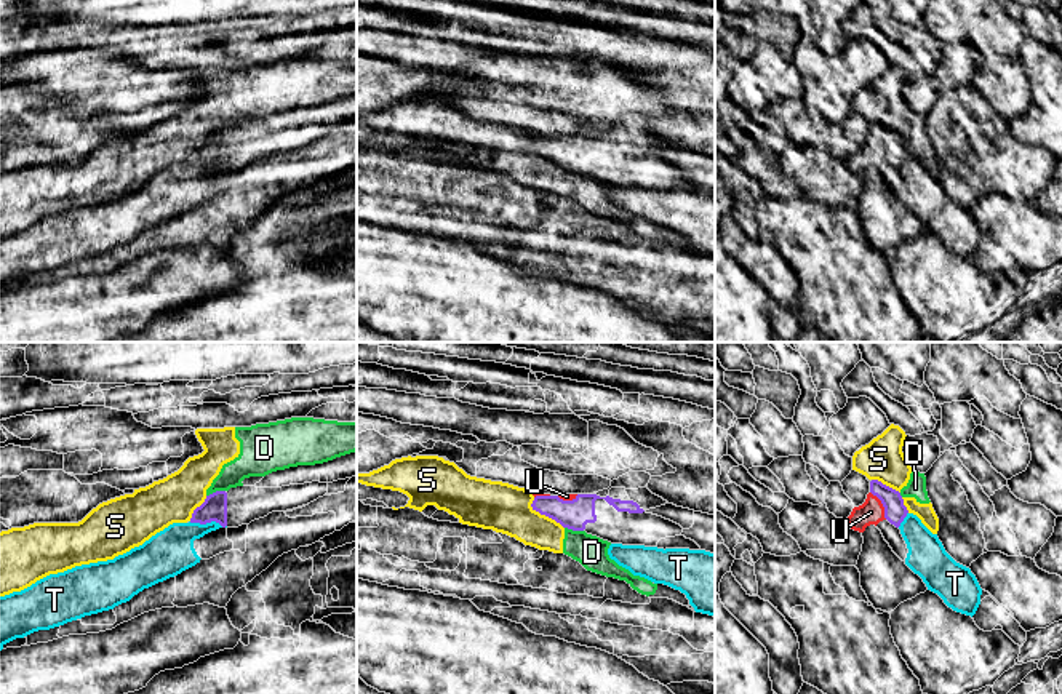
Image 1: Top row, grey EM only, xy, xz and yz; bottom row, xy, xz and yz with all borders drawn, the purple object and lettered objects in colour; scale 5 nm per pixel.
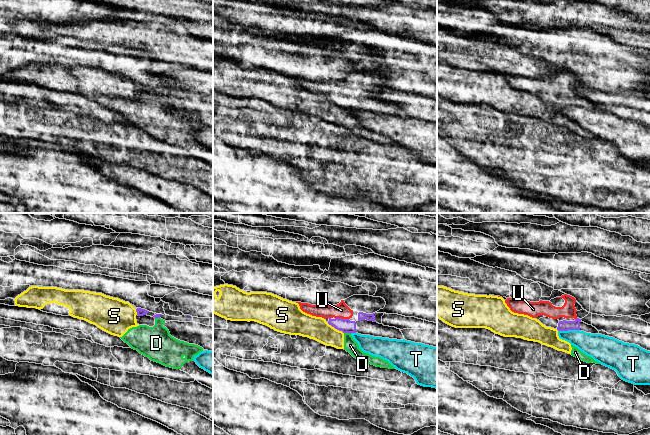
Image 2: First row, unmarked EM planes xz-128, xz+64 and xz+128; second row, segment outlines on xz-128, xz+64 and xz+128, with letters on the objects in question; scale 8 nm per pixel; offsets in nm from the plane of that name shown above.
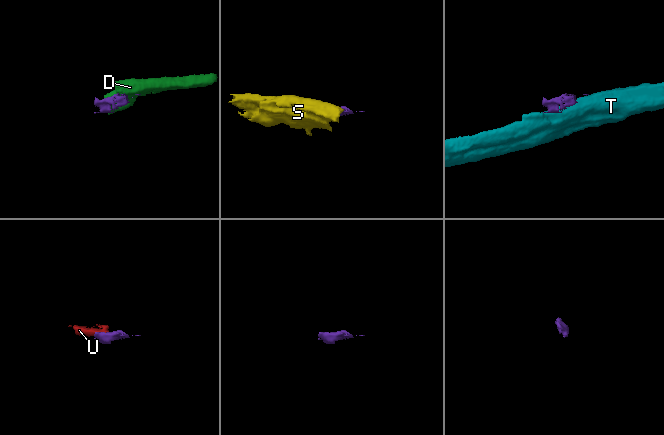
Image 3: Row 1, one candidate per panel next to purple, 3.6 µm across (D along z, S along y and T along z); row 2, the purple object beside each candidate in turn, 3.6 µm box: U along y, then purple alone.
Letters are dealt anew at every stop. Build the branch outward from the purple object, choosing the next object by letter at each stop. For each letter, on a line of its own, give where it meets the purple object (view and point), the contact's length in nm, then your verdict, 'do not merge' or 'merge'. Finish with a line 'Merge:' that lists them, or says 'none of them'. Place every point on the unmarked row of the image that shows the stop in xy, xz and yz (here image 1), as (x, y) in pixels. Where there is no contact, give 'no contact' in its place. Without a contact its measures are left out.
D: xy (216, 133) | 100 nm | do not merge
S: xz (544, 155) | 220 nm | do not merge
T: xy (208, 163) | 190 nm | do not merge
U: yz (883, 147) | 170 nm | merge
Merge: U

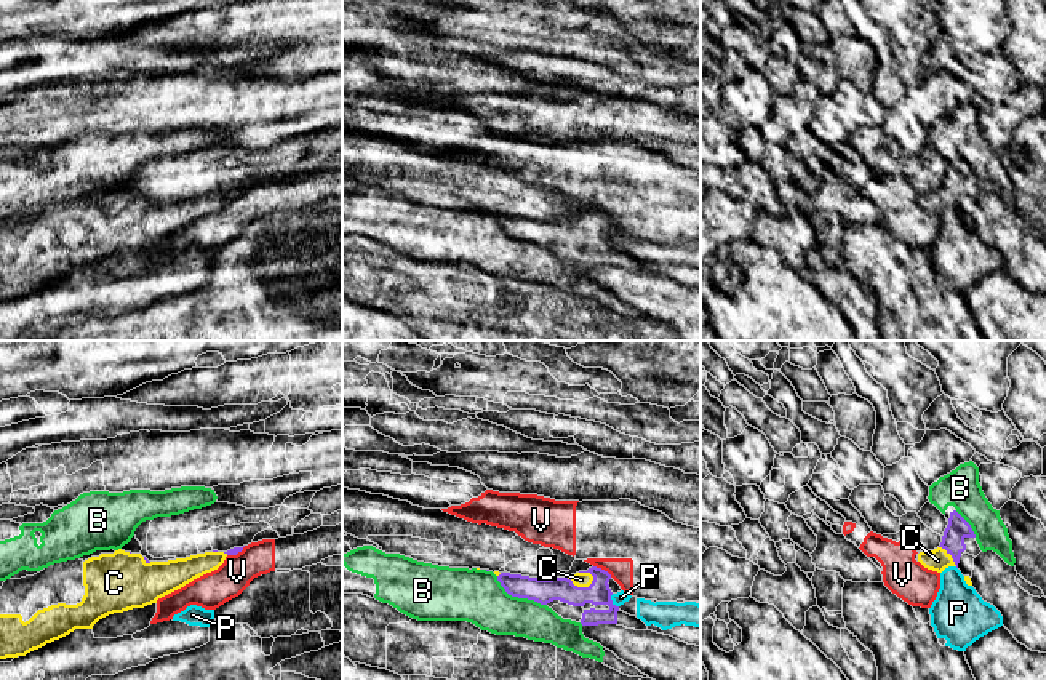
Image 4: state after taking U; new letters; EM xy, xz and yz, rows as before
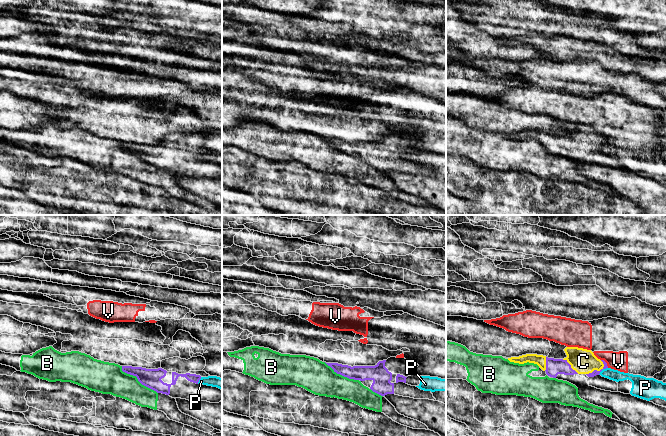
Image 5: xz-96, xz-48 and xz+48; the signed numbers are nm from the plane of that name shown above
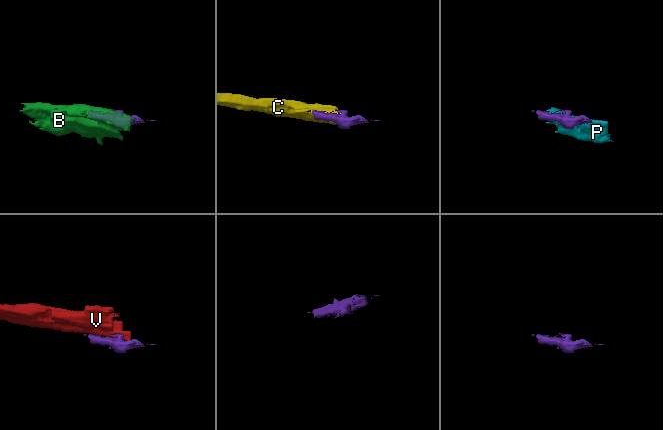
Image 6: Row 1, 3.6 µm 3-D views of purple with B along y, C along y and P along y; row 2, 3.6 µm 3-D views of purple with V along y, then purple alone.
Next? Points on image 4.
B: xz (519, 239) | 300 nm | do not merge
C: xz (581, 229) | 140 nm | merge
P: xz (611, 242) | 80 nm | do not merge
V: xz (603, 212) | 110 nm | do not merge
Merge: C

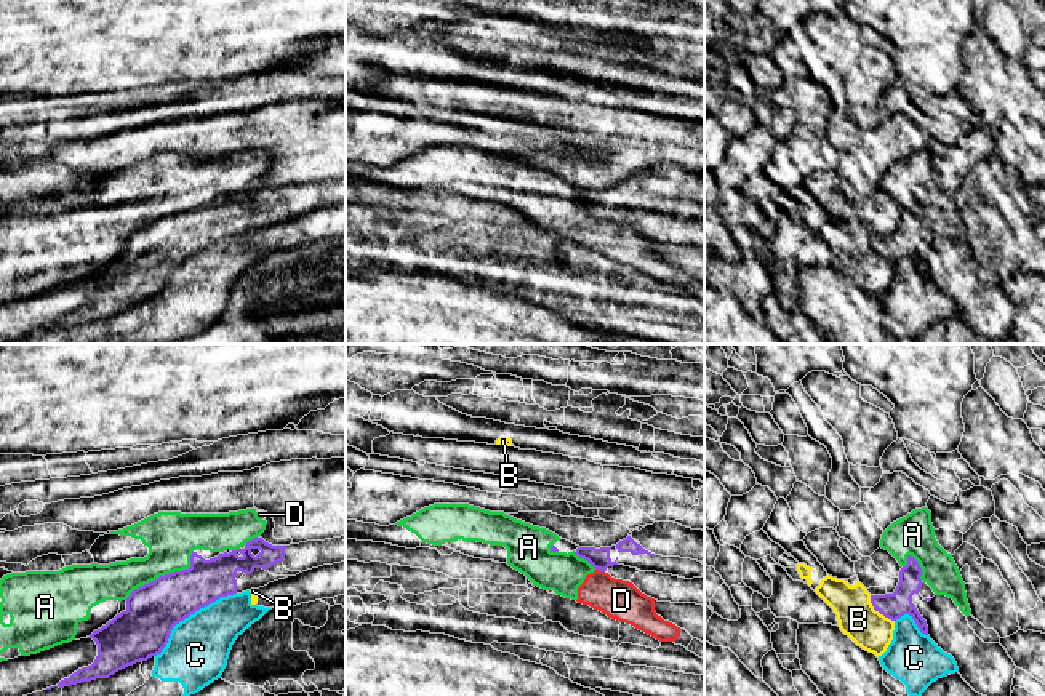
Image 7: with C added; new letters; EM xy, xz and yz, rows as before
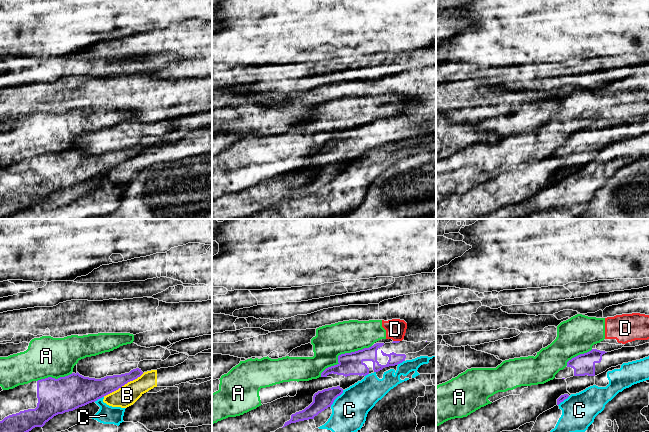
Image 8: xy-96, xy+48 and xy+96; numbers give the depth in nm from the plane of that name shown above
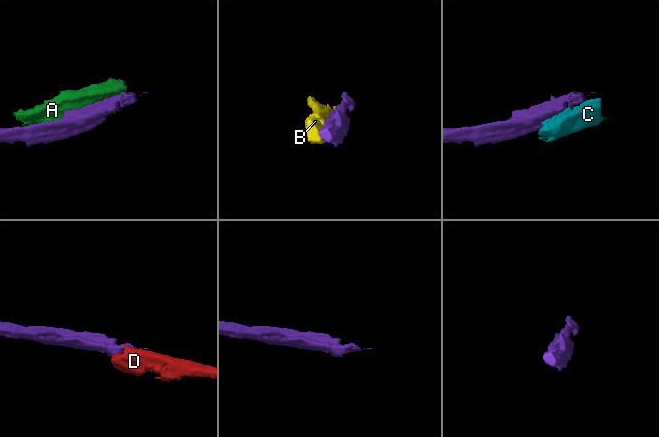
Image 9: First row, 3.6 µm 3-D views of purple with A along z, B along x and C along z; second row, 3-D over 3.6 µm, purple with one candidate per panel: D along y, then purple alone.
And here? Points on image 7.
A: xy (165, 216) | 420 nm | do not merge
B: yz (877, 252) | 180 nm | do not merge
C: xy (189, 256) | 500 nm | do not merge
D: xz (600, 212) | 50 nm | do not merge
Merge: none of them

